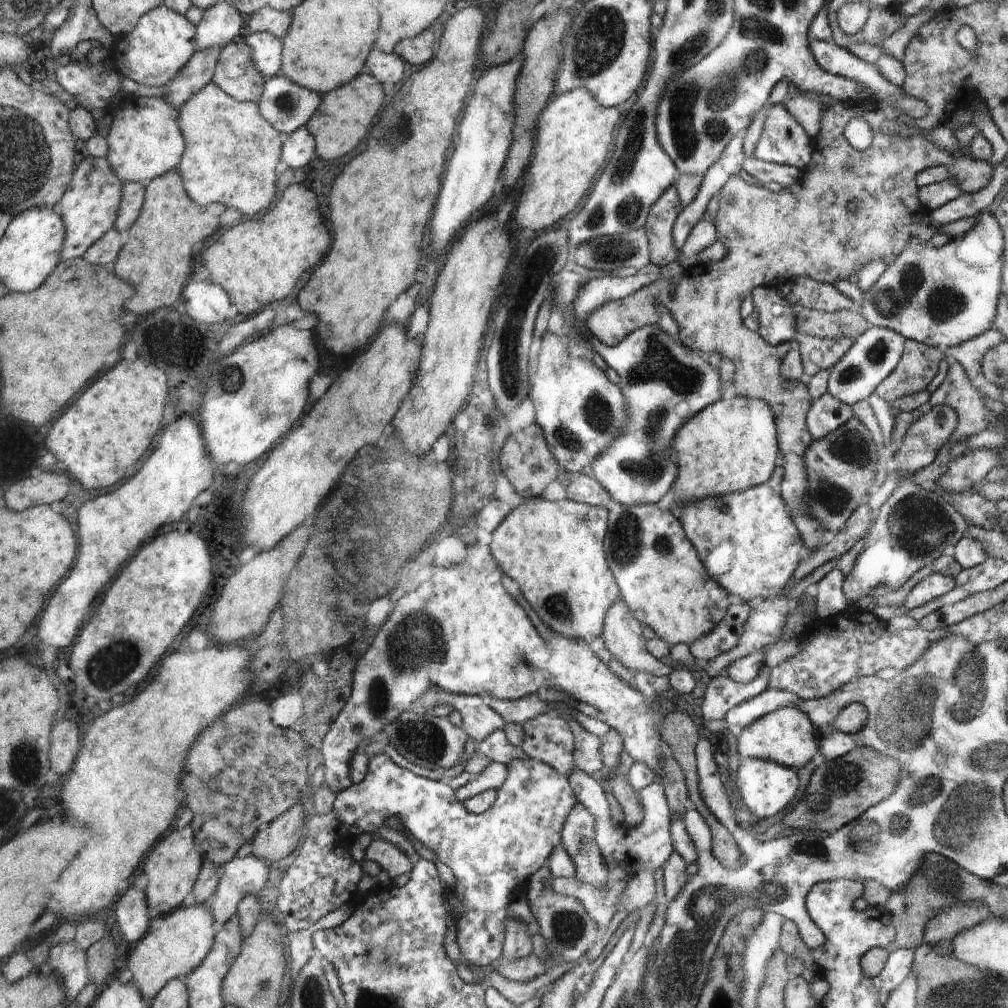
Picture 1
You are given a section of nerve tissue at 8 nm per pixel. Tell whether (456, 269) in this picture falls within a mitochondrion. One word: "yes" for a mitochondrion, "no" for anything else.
no

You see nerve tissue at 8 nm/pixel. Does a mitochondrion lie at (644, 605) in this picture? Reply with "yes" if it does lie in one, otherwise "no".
no

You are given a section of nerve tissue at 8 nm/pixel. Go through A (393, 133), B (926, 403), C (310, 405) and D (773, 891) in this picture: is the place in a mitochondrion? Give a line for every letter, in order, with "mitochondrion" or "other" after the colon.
A: mitochondrion
B: other
C: other
D: mitochondrion

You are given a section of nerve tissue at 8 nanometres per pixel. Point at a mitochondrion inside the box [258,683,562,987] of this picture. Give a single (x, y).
(422, 741)

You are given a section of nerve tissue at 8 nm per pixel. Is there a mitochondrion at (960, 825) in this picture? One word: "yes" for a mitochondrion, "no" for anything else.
yes

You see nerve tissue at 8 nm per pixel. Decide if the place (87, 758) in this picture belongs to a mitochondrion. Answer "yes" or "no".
no

